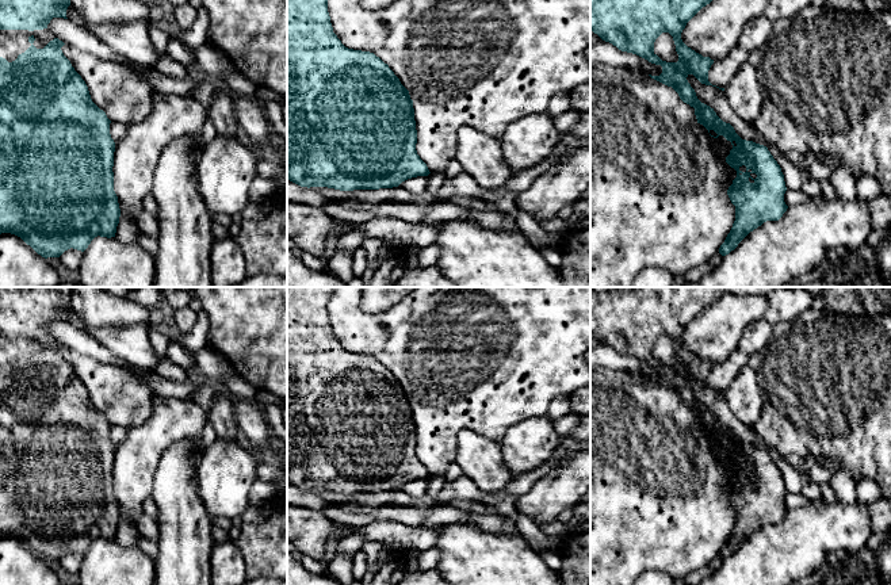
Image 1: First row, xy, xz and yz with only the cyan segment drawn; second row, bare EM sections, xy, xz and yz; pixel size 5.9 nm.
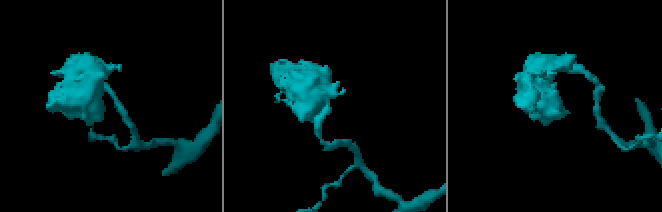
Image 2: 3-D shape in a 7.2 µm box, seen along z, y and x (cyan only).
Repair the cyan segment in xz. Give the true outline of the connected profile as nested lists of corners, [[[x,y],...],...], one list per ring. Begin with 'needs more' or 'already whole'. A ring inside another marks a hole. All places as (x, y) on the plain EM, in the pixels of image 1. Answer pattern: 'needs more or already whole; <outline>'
already whole; [[[287,287],[287,483],[301,490],[328,490],[340,494],[379,493],[398,490],[402,485],[428,479],[431,475],[416,454],[417,433],[413,404],[394,375],[370,355],[345,351],[333,336],[328,303],[334,287]]]

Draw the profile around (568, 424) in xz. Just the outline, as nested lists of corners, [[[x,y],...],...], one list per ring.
[[[570,412],[561,420],[554,421],[554,427],[561,437],[567,437],[580,424],[582,417]]]

